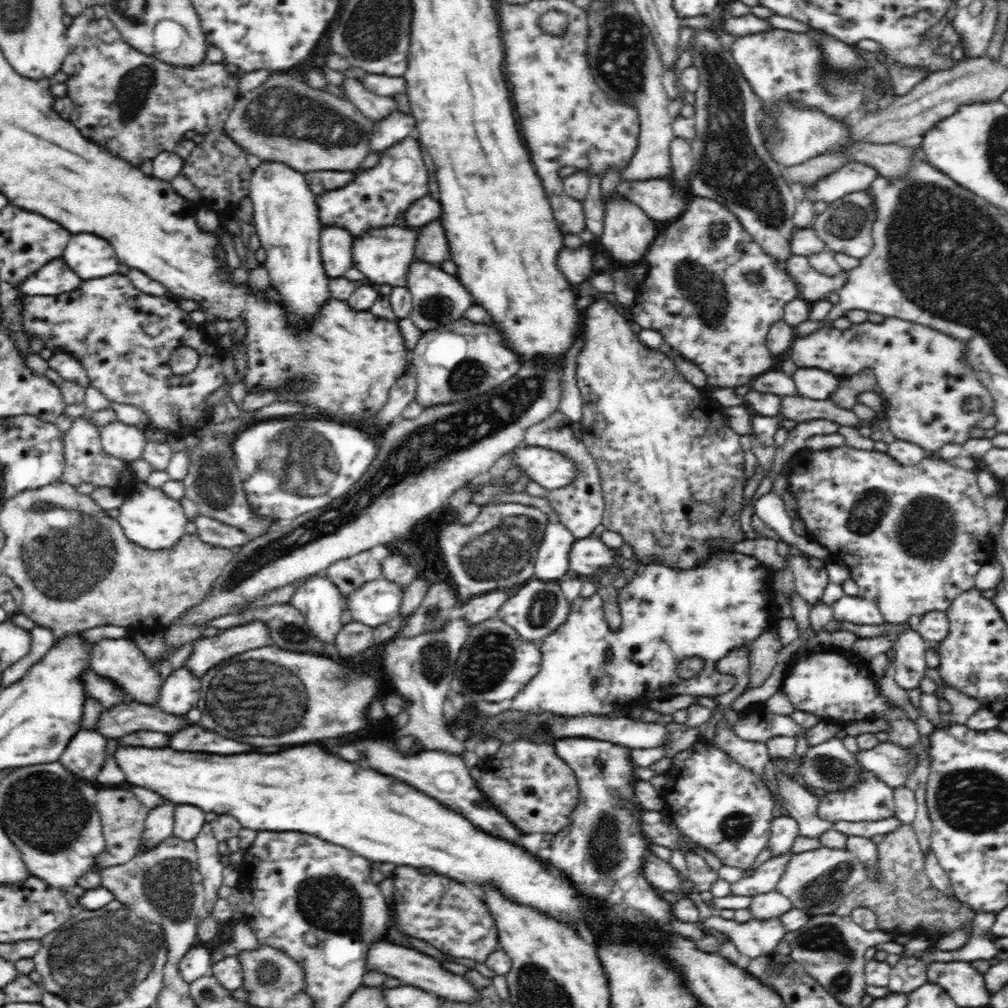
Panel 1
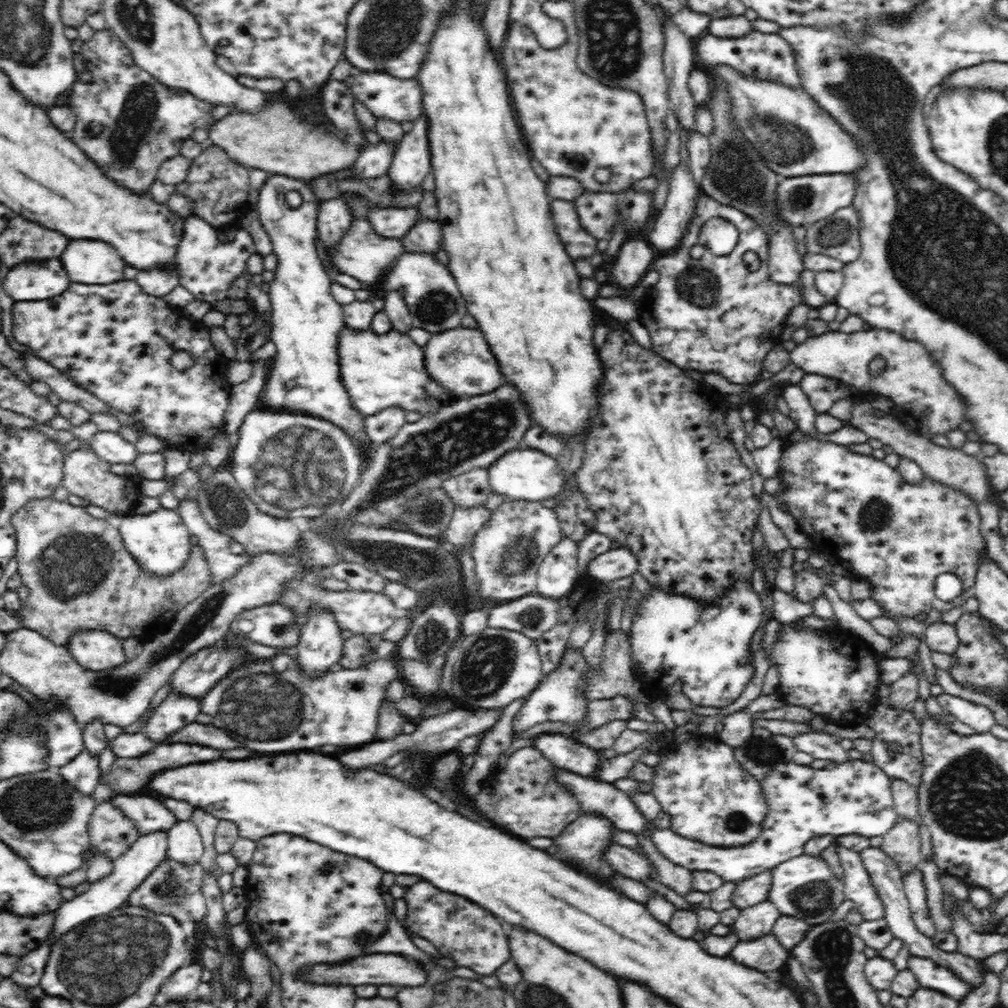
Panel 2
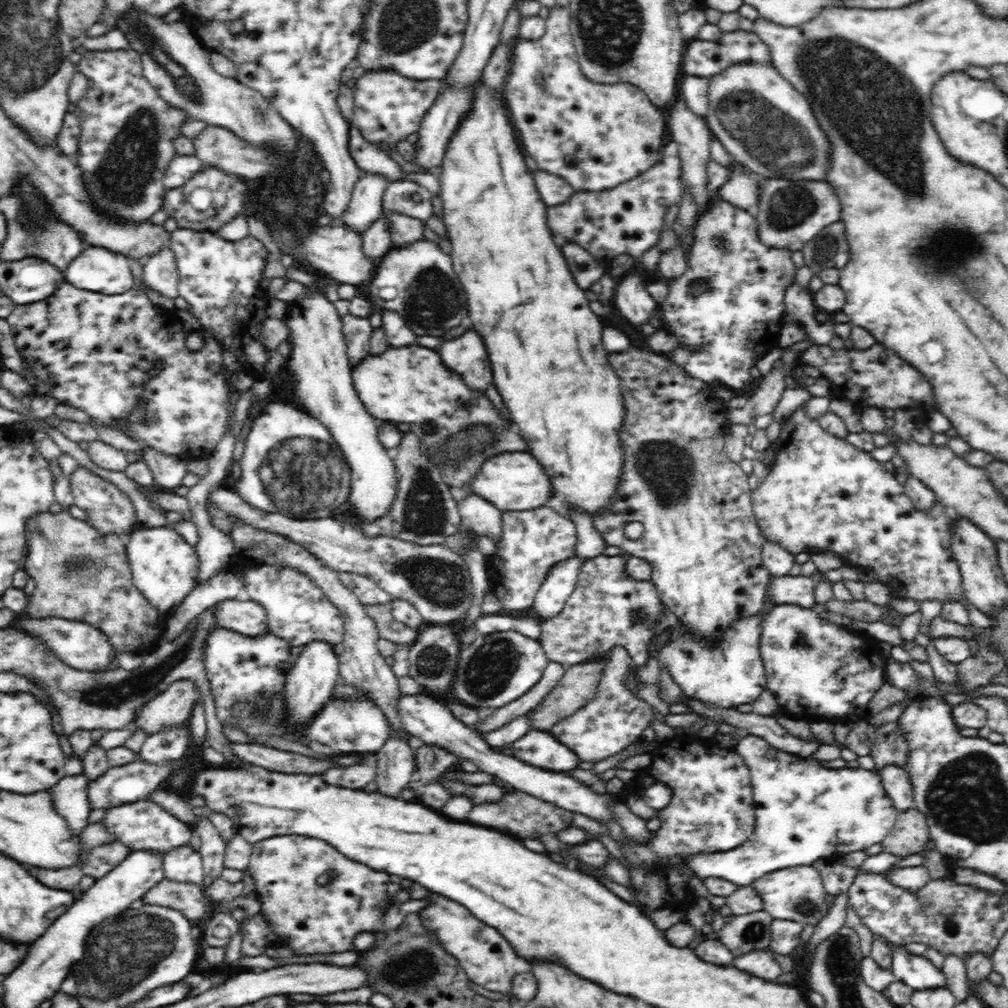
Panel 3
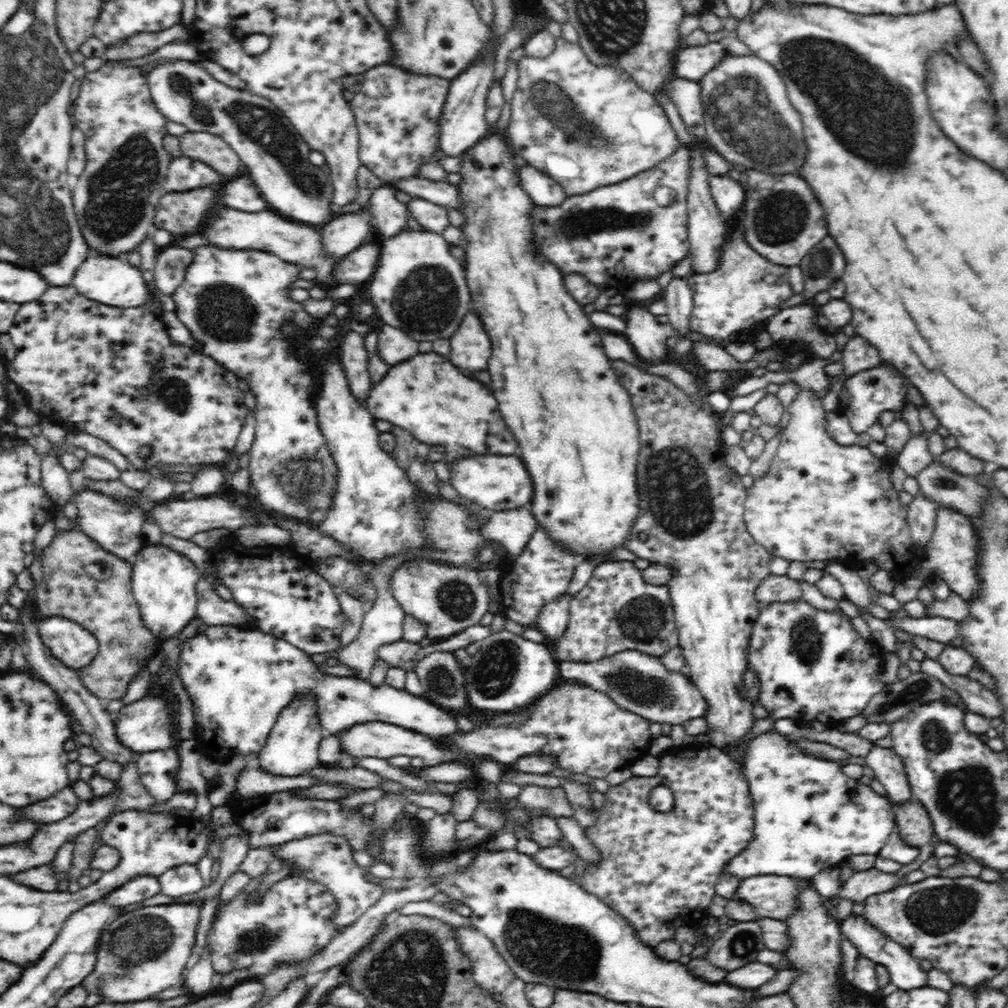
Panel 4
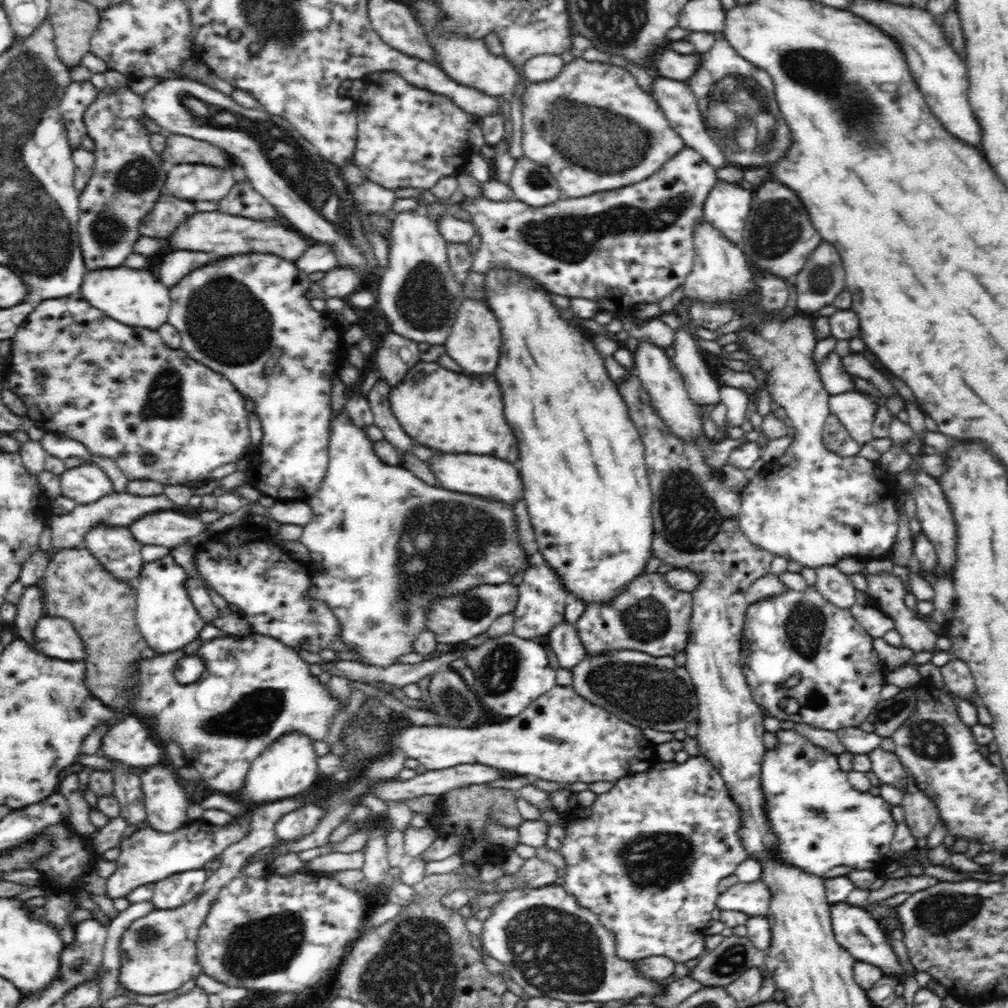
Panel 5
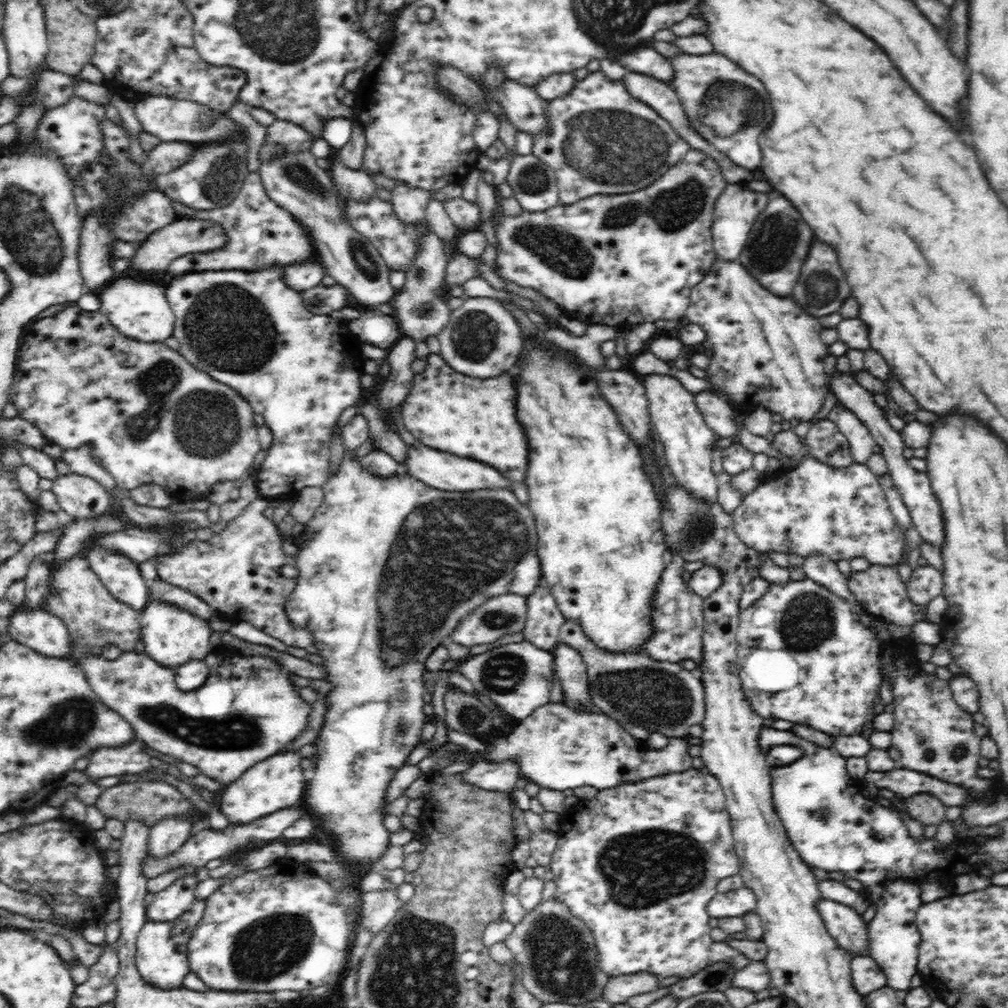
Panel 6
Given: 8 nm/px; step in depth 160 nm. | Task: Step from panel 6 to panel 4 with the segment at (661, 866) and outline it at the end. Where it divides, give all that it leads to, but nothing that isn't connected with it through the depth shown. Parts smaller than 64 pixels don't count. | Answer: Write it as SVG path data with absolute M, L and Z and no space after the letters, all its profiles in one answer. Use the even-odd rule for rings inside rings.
M694 742L690 745L681 745L670 747L664 755L659 757L659 769L653 777L640 777L633 775L629 779L617 786L610 787L605 792L605 803L602 808L598 809L598 819L594 824L583 829L589 841L598 849L600 860L597 863L587 862L588 870L577 878L582 889L596 895L600 901L606 902L606 905L614 909L622 919L630 922L634 927L634 931L638 933L638 939L648 947L656 947L665 941L672 941L676 936L676 930L682 926L696 926L708 915L709 907L716 895L715 885L717 879L724 872L726 862L730 862L734 856L742 852L753 837L755 812L753 800L749 791L749 786L742 771L742 765L736 762L732 756L717 749L709 743L708 747L704 747L700 742ZM656 786L667 786L673 792L675 806L668 812L658 812L650 805L650 792Z

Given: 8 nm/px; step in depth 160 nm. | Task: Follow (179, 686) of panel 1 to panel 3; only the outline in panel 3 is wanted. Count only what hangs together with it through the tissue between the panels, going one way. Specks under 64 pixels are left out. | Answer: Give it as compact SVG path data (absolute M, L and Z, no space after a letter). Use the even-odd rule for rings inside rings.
M188 723L147 735L139 753L140 760L150 764L168 764L188 752L190 739Z

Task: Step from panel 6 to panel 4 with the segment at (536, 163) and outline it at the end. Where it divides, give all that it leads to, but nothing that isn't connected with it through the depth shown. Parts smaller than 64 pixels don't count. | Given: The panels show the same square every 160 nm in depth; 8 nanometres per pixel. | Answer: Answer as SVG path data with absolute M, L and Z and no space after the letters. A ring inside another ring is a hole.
M530 165L518 169L522 189L526 190L526 195L536 206L555 207L569 197L564 188L554 182L545 172Z

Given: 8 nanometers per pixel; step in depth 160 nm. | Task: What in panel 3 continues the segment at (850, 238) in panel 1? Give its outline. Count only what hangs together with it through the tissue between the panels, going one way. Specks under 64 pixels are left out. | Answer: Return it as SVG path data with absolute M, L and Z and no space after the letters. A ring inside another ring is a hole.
M838 220L823 228L802 247L805 265L814 275L824 268L844 268L850 258L850 249L845 235L845 226Z

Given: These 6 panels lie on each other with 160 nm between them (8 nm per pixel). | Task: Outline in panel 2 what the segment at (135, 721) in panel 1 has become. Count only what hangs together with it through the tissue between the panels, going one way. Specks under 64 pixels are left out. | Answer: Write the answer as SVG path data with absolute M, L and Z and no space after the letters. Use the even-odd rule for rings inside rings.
M188 724L178 732L172 732L168 738L164 738L170 743L186 742L186 744L202 744L208 748L218 748L218 750L234 750L240 748L236 740L232 740L226 732L222 732L216 726L204 726L204 724Z

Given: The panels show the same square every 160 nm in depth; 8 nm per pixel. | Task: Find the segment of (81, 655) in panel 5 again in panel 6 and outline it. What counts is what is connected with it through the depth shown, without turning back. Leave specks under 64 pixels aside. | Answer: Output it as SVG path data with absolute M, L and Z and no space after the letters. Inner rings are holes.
M19 607L8 617L10 638L44 656L63 658L72 651L67 626L58 616L40 608Z

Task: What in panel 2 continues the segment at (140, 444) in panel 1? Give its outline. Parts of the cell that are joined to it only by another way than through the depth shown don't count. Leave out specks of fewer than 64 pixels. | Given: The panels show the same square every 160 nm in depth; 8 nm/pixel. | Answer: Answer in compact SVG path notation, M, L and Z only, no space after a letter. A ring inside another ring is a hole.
M98 432L88 442L100 459L112 464L133 464L139 453L134 443L127 442L114 432Z

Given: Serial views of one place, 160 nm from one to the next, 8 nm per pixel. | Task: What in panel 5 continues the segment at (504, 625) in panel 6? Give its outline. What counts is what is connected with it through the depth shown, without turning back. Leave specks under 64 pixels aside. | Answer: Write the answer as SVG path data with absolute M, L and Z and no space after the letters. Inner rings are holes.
M510 583L498 584L480 584L476 588L470 588L466 594L458 594L458 596L434 596L430 610L426 610L426 628L436 635L436 640L439 643L456 646L460 643L465 643L466 640L474 638L479 634L484 634L490 628L490 625L496 618L504 616L504 614L512 614L516 608L517 600L519 598L519 590L517 585Z

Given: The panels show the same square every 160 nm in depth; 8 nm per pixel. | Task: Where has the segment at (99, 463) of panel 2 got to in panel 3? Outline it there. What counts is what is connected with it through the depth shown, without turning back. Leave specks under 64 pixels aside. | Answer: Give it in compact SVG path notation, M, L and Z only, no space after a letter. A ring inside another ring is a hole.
M81 466L68 476L68 479L70 479L74 504L86 511L87 522L102 535L118 535L118 537L124 534L130 535L141 526L130 497L115 484Z

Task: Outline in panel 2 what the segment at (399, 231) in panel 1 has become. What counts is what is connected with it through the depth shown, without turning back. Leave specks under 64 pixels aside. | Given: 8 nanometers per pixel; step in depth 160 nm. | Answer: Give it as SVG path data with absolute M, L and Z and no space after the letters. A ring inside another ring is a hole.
M353 219L342 240L331 250L331 262L338 272L362 282L376 283L384 278L394 261L404 254L400 238L378 236L366 219Z

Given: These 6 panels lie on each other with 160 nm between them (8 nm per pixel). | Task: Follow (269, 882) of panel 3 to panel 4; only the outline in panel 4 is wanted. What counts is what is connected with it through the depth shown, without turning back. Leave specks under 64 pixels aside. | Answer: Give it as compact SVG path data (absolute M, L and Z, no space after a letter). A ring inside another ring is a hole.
M322 833L300 840L282 842L276 845L276 852L274 852L280 862L285 861L291 864L291 873L288 877L298 876L328 888L338 904L335 923L339 933L376 905L386 891L378 884L366 880L366 870L356 864L352 851L346 837L334 833Z

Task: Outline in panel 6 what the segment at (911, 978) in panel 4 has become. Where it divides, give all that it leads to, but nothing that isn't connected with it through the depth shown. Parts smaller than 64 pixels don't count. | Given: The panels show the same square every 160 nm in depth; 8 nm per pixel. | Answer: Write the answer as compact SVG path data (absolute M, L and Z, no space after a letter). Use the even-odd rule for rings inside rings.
M834 900L818 902L818 913L824 920L828 933L842 949L852 956L868 956L870 941L868 928L862 916L852 906L839 904Z

